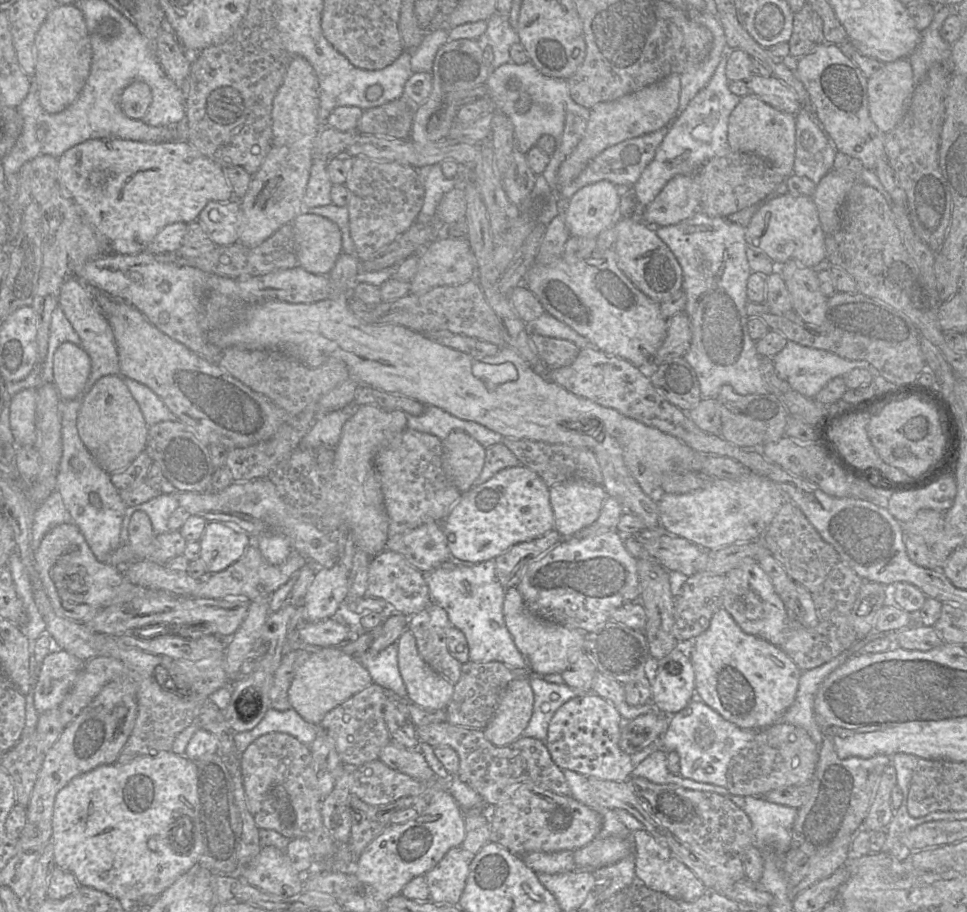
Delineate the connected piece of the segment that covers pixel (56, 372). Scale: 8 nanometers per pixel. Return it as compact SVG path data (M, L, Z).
M64 342L55 351L53 376L61 399L75 399L82 395L91 371L87 352L74 343Z

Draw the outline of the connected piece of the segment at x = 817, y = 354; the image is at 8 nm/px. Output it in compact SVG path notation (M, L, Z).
M787 341L785 347L772 357L776 374L801 395L814 399L819 391L833 378L843 377L855 368L868 369L874 372L872 365L864 360L848 360L830 351L800 345Z

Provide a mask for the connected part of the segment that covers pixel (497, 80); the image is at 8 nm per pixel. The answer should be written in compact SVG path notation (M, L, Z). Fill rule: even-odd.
M531 61L524 64L516 64L514 62L501 64L493 69L486 84L489 88L488 97L493 102L494 111L503 113L510 119L514 129L516 149L521 153L526 154L530 148L536 146L538 139L544 134L553 136L556 142L561 142L561 128L564 131L564 125L567 124L566 116L568 112L572 112L574 121L576 122L573 126L570 126L570 130L577 134L582 134L583 131L586 131L590 109L577 104L571 98L567 80L544 75ZM511 78L517 79L519 83L518 88L514 91L507 88L507 83Z

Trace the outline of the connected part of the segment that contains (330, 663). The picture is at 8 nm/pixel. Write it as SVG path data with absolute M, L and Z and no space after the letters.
M324 647L312 653L297 669L288 690L291 708L308 723L319 725L332 709L373 683L367 669L340 647Z

